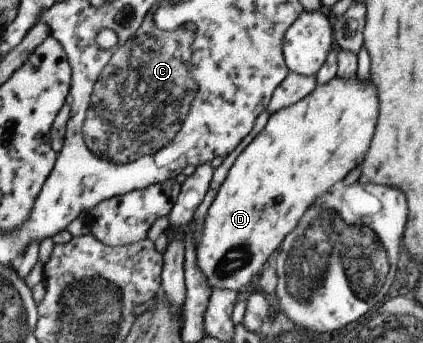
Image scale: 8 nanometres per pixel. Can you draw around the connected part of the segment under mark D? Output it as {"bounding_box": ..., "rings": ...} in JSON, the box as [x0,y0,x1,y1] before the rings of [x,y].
{"bounding_box":[197,76,379,292],"rings":[[[341,76],[334,77],[329,83],[317,84],[317,87],[305,99],[299,101],[291,107],[282,109],[271,115],[267,121],[266,126],[252,139],[252,142],[236,157],[234,164],[230,168],[228,175],[217,192],[210,208],[205,217],[203,224],[203,237],[197,247],[198,264],[205,275],[209,278],[210,286],[213,288],[223,288],[228,290],[235,290],[238,292],[247,292],[250,289],[253,277],[257,273],[261,274],[263,269],[268,265],[267,259],[271,257],[271,253],[275,253],[280,249],[285,241],[285,238],[293,233],[293,230],[304,219],[304,215],[313,204],[317,203],[319,199],[328,193],[335,185],[339,185],[353,169],[360,167],[365,161],[367,152],[371,147],[373,135],[375,135],[375,125],[379,119],[379,97],[377,97],[377,87],[371,79],[365,81],[354,78],[344,78]]]}

